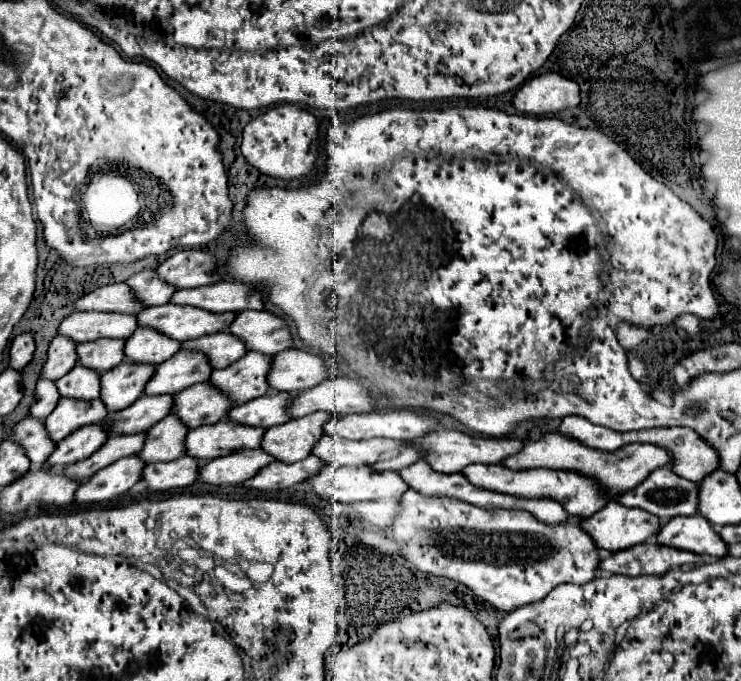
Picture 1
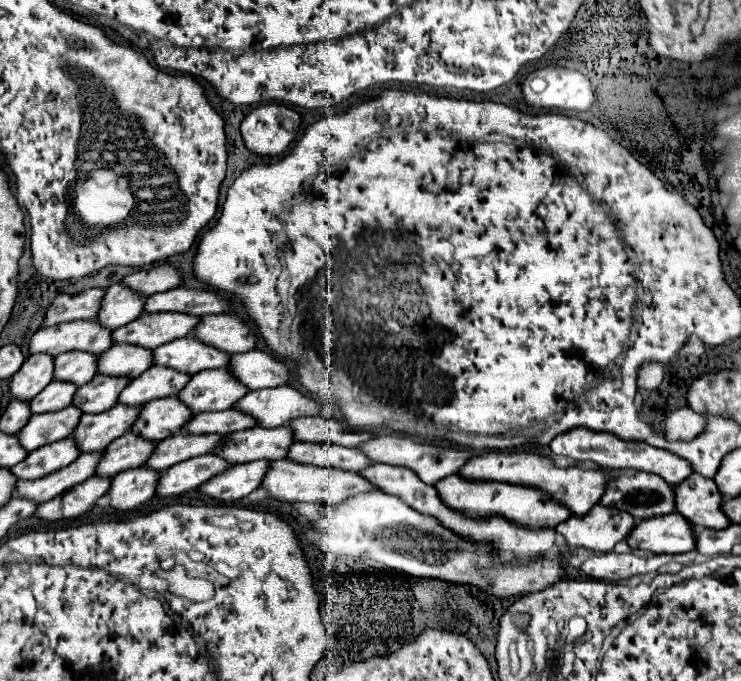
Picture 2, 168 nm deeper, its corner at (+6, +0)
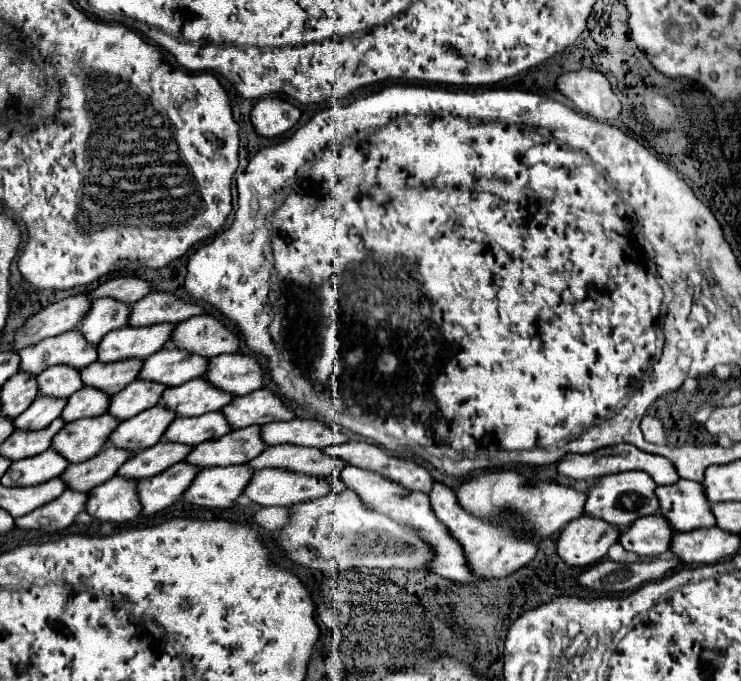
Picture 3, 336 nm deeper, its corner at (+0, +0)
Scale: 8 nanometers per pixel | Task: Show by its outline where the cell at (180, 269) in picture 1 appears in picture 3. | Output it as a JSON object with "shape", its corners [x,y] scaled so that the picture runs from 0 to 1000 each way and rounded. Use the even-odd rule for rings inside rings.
{"shape":[[[161,405],[161,408],[150,408],[150,411],[134,417],[117,435],[120,435],[123,443],[131,441],[131,438],[152,438],[152,441],[161,441],[161,443],[169,443],[169,446],[179,446],[201,429],[204,429],[204,417],[196,408]]]}

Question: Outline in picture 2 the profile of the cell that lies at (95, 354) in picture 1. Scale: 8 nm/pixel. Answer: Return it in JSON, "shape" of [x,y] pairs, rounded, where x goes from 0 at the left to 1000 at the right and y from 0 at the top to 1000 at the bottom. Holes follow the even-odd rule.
{"shape":[[[88,517],[74,526],[74,558],[90,558],[104,567],[112,567],[128,555],[128,529],[134,523],[123,523],[120,517]]]}

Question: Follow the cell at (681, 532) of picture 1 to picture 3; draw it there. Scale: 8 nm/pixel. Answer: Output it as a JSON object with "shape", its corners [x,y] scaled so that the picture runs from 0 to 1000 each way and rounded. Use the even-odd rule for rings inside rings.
{"shape":[[[868,758],[865,764],[857,764],[849,775],[843,775],[835,787],[835,799],[846,808],[846,811],[857,811],[860,816],[889,816],[895,811],[903,808],[903,793],[906,793],[908,781],[903,775],[903,769],[892,761],[892,758]]]}

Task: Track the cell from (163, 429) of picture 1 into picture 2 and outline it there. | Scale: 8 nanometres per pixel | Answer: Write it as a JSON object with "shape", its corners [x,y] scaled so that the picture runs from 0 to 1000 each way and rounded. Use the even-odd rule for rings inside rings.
{"shape":[[[182,634],[166,637],[161,646],[152,646],[144,655],[144,661],[131,684],[131,696],[155,699],[155,693],[193,684],[193,675],[198,675],[198,670],[204,670],[204,658],[209,658],[209,652],[212,649],[206,649],[206,646],[193,646],[193,640],[182,640]]]}

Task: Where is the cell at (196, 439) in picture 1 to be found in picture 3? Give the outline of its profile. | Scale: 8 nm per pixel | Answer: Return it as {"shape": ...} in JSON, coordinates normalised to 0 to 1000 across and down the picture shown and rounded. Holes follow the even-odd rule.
{"shape":[[[217,646],[217,649],[212,649],[209,655],[179,667],[179,670],[158,690],[158,699],[174,702],[174,705],[193,705],[193,702],[212,699],[212,696],[217,696],[223,687],[228,687],[228,684],[233,684],[233,681],[250,675],[250,670],[252,670],[255,661],[258,661],[258,655]]]}

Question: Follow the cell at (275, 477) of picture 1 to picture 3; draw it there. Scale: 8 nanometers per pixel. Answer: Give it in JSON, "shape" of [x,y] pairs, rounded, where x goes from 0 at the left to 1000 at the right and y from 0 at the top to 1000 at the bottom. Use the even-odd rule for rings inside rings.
{"shape":[[[333,681],[309,687],[271,687],[250,720],[247,734],[274,746],[309,746],[336,711],[341,690]]]}

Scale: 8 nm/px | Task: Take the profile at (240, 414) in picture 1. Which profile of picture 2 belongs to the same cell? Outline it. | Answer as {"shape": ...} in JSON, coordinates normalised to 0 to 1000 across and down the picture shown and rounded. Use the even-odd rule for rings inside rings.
{"shape":[[[301,602],[301,605],[271,605],[258,614],[258,620],[250,626],[252,634],[263,637],[312,637],[323,634],[328,628],[344,628],[350,620],[325,605],[325,602]]]}

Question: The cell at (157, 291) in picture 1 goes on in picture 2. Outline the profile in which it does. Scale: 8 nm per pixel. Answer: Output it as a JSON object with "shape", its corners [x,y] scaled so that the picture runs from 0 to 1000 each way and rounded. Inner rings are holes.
{"shape":[[[152,417],[144,423],[144,432],[139,438],[136,458],[131,470],[144,479],[147,485],[155,485],[161,479],[169,479],[171,473],[182,470],[182,464],[193,461],[193,435],[188,429],[177,429],[169,417]]]}

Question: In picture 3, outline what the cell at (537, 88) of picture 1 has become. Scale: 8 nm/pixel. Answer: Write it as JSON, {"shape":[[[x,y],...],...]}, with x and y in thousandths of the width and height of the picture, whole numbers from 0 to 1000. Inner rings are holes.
{"shape":[[[798,100],[765,106],[752,115],[752,132],[765,141],[779,162],[806,176],[830,176],[838,167],[838,150],[827,138],[822,117]]]}

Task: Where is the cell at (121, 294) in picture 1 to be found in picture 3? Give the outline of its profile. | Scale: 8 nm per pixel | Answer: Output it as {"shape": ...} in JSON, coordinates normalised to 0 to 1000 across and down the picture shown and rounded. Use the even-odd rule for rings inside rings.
{"shape":[[[115,432],[88,438],[82,443],[74,443],[50,461],[45,461],[23,488],[18,502],[18,517],[26,517],[36,508],[45,508],[66,493],[80,493],[85,488],[93,488],[104,482],[109,464],[117,461],[123,443]]]}

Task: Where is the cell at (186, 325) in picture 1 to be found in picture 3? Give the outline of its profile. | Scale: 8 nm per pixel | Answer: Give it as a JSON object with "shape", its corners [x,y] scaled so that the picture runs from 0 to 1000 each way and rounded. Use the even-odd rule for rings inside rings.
{"shape":[[[209,476],[206,482],[163,482],[139,493],[131,505],[134,532],[161,532],[174,526],[196,529],[206,517],[217,514],[233,488],[233,476]]]}

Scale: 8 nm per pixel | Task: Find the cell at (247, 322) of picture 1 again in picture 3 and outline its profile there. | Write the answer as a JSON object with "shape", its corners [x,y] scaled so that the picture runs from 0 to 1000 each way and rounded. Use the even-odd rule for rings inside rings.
{"shape":[[[282,461],[260,464],[239,476],[231,490],[231,505],[274,526],[287,526],[323,514],[320,493]]]}

